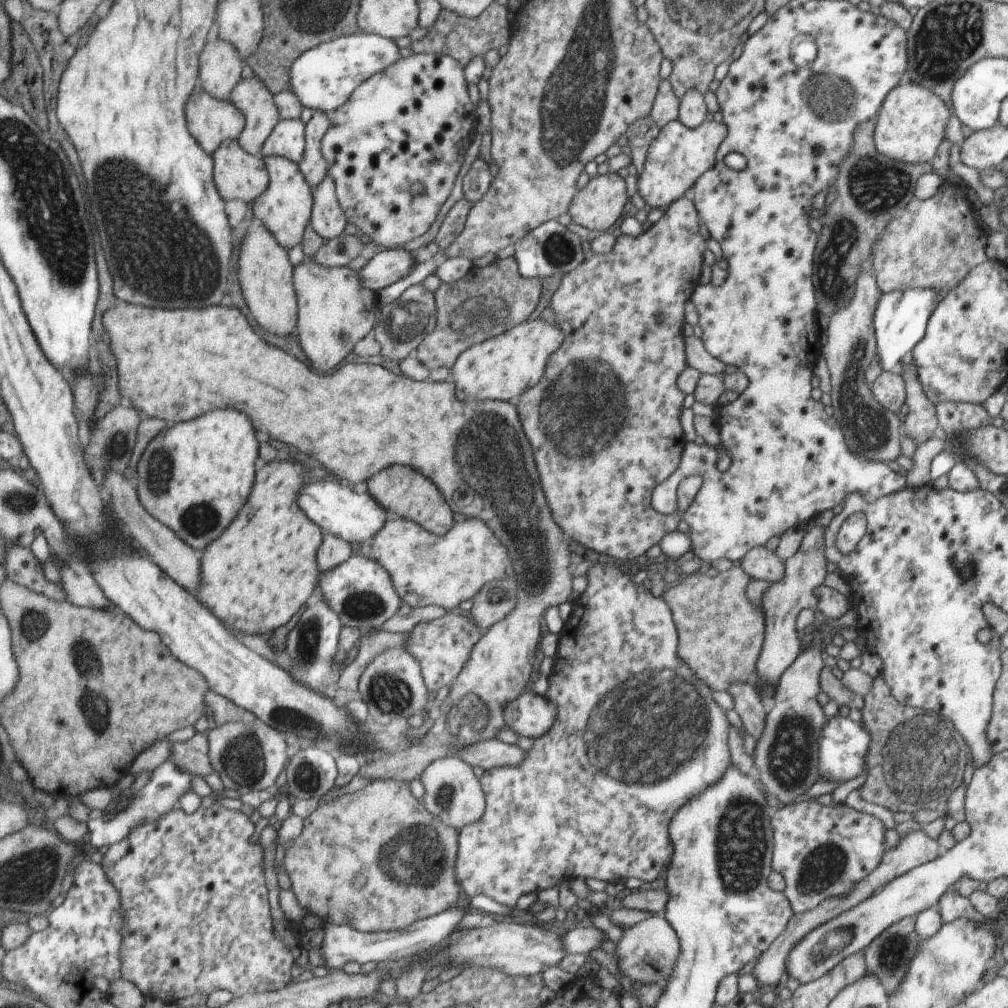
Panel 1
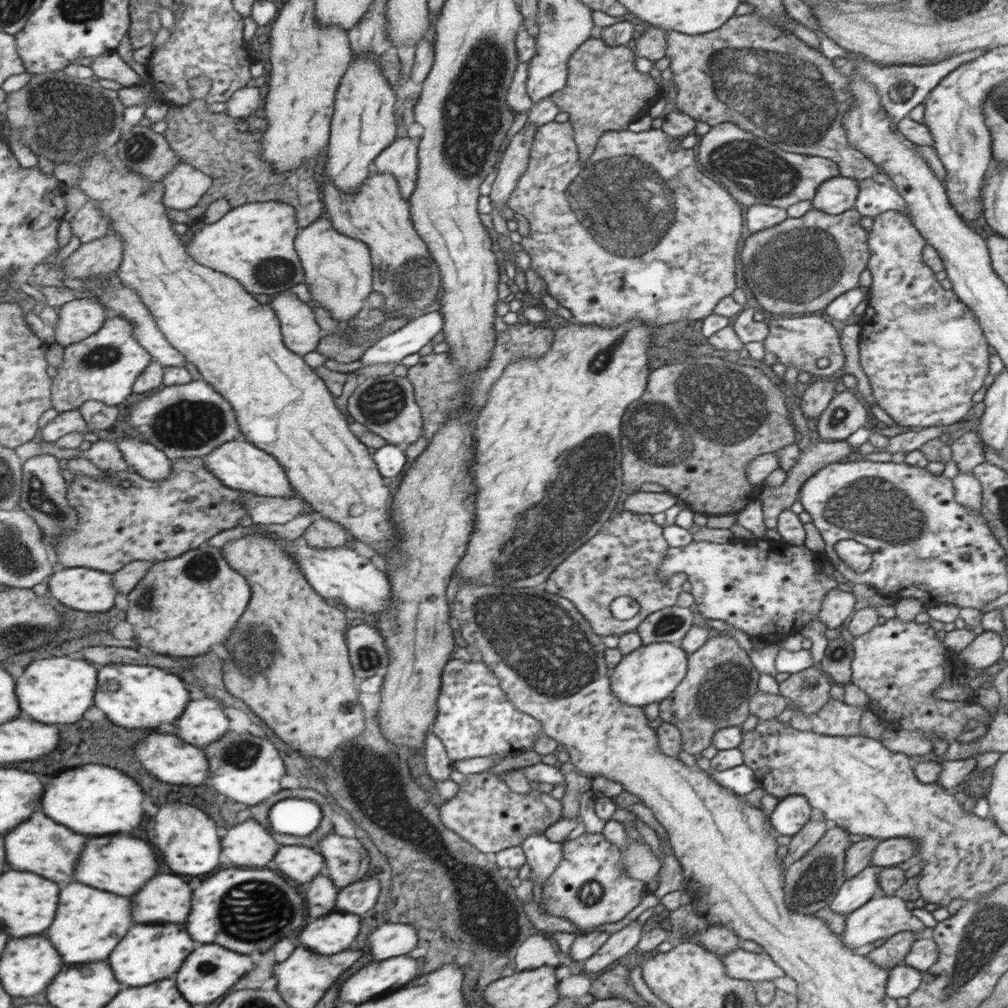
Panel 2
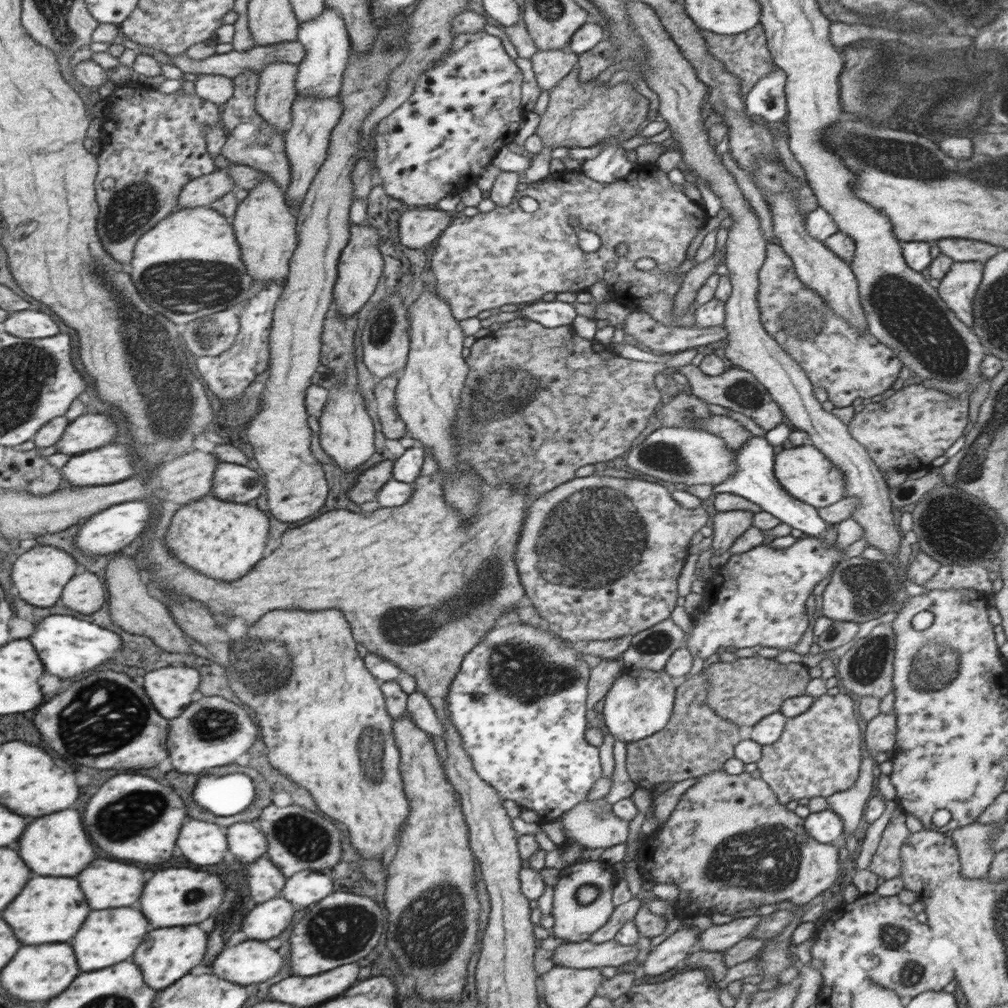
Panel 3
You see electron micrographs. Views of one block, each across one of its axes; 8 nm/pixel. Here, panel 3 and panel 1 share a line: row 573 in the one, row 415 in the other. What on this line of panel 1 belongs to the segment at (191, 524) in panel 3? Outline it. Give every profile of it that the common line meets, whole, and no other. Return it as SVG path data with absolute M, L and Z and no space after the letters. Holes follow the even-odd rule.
M216 408L202 418L172 424L158 438L152 441L140 461L139 493L142 504L164 524L174 528L182 536L184 542L192 544L192 548L206 548L214 538L222 536L226 526L234 522L240 514L242 506L252 496L257 481L258 458L260 458L260 440L258 430L252 418L246 412L236 408Z

